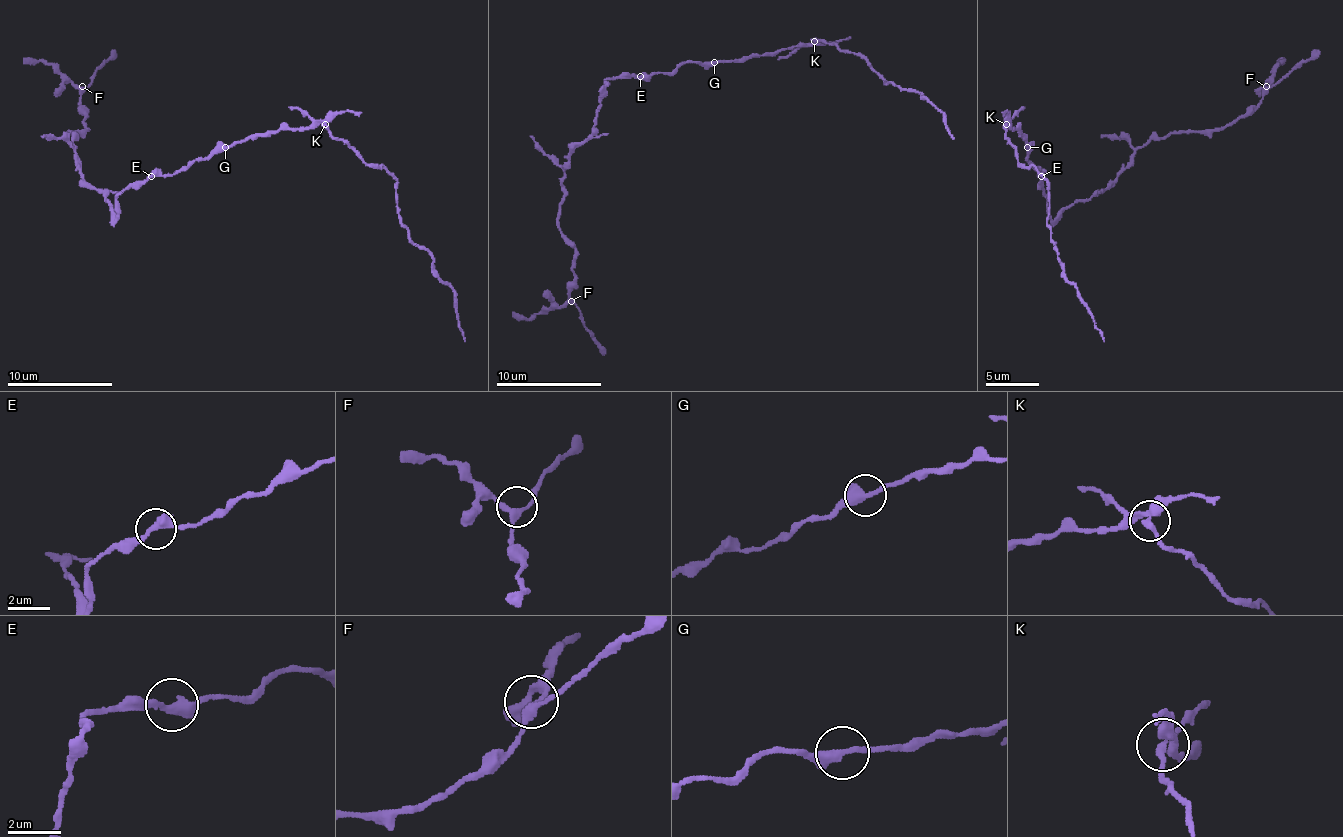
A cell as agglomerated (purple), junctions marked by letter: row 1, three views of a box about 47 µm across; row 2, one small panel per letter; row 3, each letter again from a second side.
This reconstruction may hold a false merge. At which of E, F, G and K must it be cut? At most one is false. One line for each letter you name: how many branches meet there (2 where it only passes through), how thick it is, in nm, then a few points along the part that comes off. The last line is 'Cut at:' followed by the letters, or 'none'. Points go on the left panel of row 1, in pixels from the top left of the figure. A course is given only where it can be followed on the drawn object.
K: 3 | 320 nm | (326, 123), (363, 160), (392, 176), (400, 224), (429, 253), (437, 274), (453, 290), (464, 341)
Cut at: K

